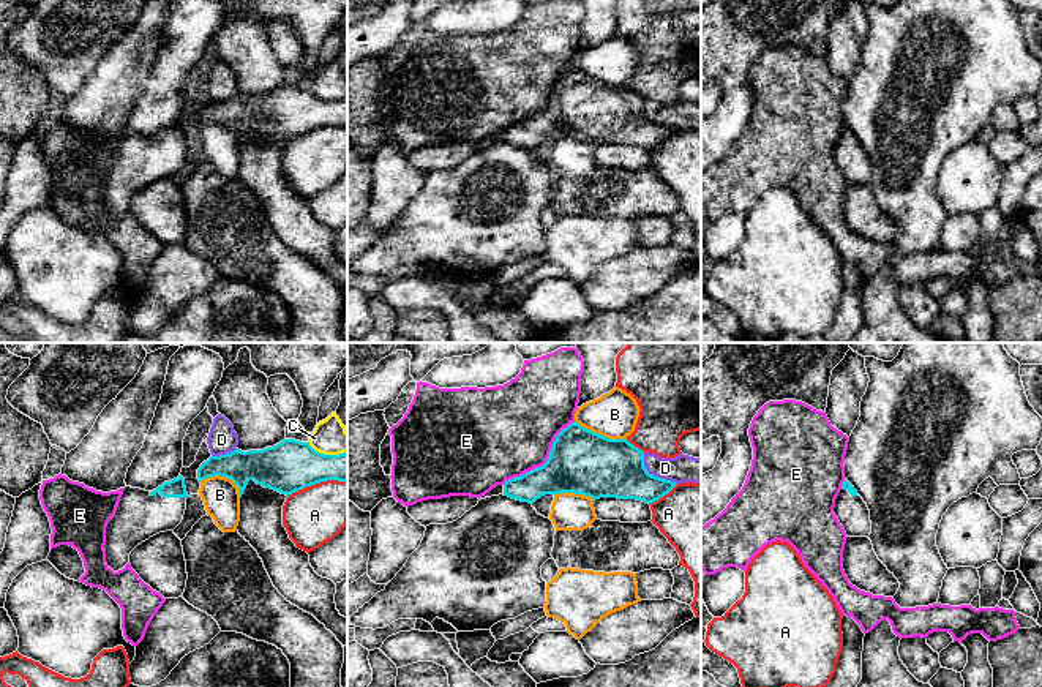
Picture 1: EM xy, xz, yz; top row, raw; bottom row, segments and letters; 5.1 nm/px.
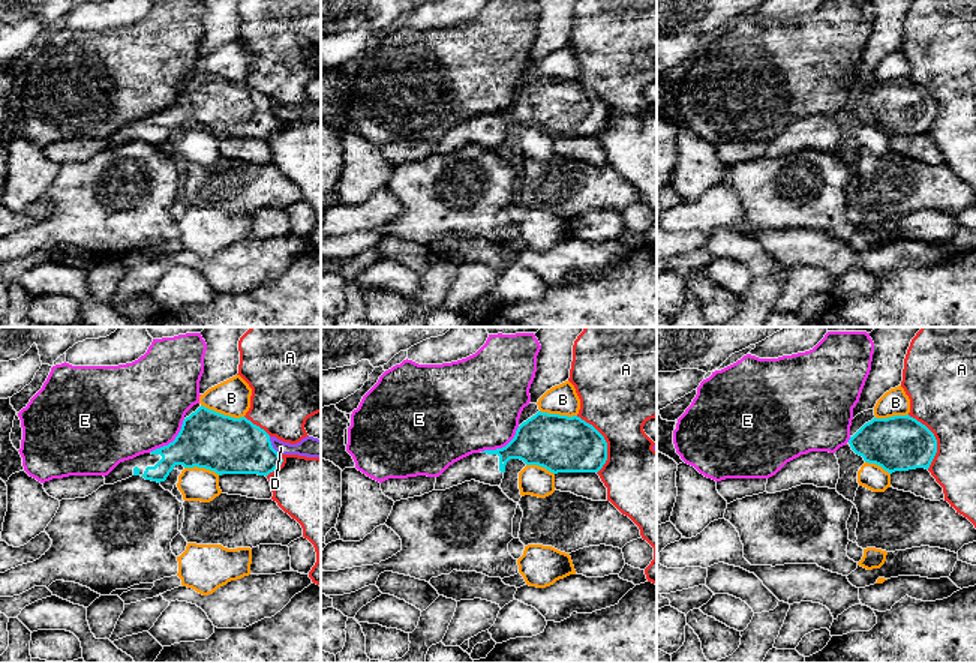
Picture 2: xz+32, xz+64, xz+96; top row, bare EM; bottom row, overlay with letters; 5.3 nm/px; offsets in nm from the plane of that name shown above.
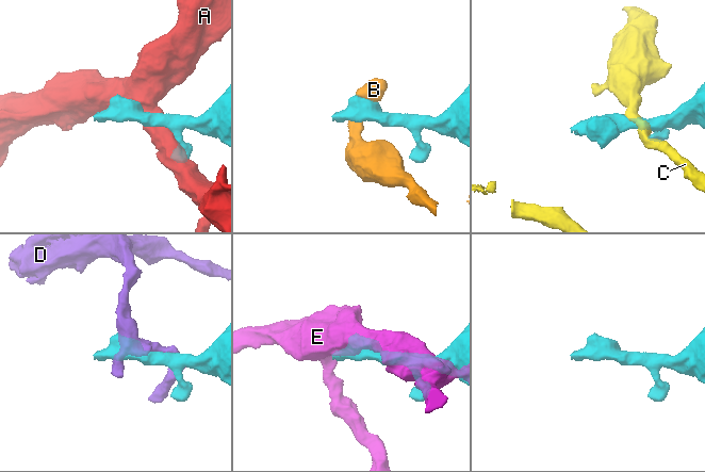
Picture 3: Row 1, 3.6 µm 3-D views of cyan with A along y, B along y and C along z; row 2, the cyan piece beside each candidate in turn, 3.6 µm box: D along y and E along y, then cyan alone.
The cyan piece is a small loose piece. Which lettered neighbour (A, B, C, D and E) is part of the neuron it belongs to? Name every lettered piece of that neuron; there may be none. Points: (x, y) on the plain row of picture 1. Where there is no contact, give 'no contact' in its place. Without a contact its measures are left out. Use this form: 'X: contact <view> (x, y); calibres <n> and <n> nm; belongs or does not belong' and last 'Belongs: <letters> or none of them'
A: contact xy (316, 128); calibres 260 and 300 nm; does not belong
B: contact xz (600, 81); calibres 320 and 240 nm; does not belong
C: contact xy (327, 101); calibres 260 and 170 nm; does not belong
D: contact xz (654, 122); calibres 300 and 140 nm; does not belong
E: contact xz (547, 108); calibres 320 and 460 nm; does not belong
Belongs: none of them

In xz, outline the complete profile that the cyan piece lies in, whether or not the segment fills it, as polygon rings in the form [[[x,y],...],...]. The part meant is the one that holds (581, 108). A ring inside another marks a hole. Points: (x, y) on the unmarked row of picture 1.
[[[573,68],[554,85],[546,109],[497,131],[480,145],[508,142],[534,150],[545,141],[575,139],[636,145],[652,150],[677,130],[655,123],[644,112],[644,98],[627,85],[608,85]]]

